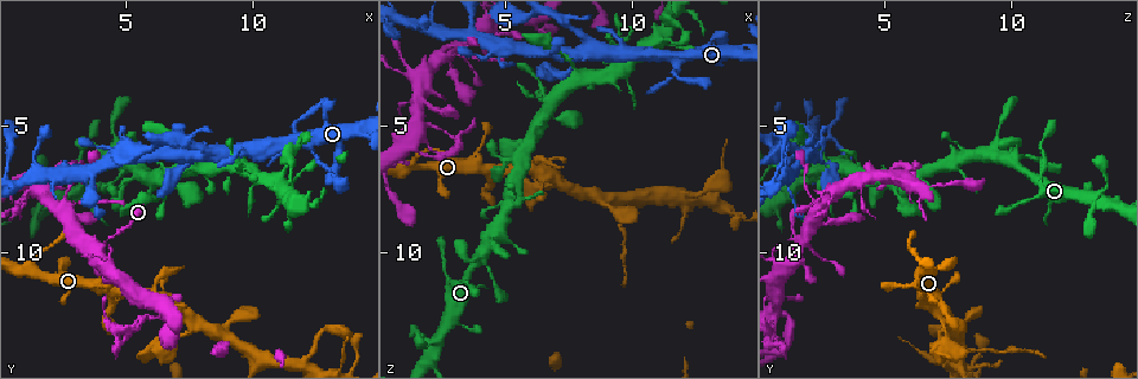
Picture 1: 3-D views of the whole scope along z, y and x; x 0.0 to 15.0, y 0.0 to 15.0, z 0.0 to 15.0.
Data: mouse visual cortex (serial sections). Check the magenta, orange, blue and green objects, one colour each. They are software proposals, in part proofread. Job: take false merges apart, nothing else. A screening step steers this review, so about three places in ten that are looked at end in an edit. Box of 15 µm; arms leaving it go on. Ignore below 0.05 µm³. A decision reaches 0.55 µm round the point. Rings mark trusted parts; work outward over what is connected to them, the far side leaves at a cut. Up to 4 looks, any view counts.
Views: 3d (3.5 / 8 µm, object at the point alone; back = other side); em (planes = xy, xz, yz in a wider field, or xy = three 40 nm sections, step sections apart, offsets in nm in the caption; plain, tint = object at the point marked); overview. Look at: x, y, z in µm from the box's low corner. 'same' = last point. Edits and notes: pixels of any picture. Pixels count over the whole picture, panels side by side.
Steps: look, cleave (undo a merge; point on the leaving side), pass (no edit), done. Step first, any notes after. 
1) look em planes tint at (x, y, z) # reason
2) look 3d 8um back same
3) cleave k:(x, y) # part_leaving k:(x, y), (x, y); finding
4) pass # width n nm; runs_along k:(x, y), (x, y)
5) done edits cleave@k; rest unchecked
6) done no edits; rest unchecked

look 3d 8um at (6.1, 11.6, 6.5) # arms part here

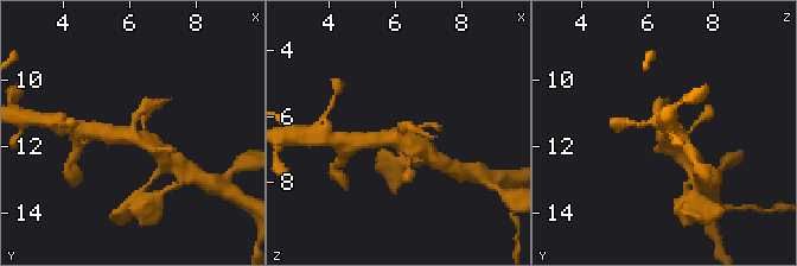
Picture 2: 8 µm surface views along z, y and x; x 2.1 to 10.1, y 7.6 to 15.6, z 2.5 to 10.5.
look em planes tint at (6.2, 11.5, 6.3) # now the EM

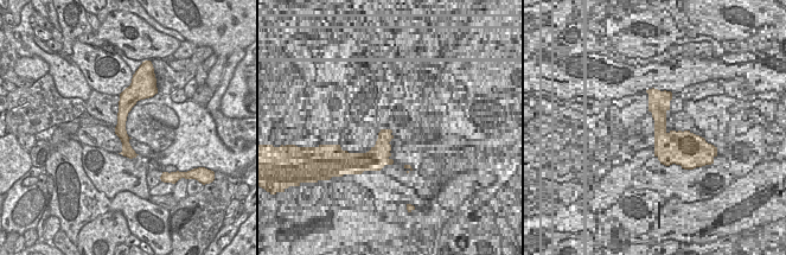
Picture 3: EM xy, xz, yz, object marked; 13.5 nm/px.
pass # continuous, no second cell

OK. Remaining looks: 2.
look 3d 3.5um at (3.9, 9.8, 1.5) # narrows sharply

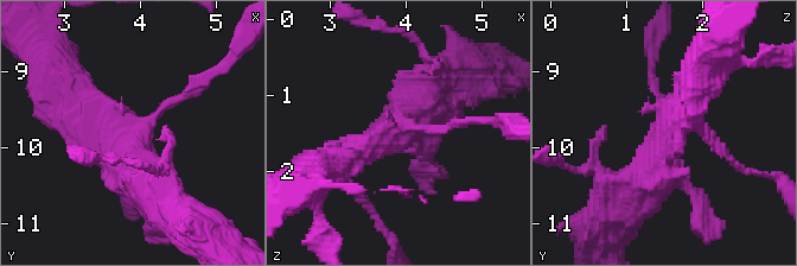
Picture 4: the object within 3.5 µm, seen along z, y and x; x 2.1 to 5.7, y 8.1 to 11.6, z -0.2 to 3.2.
look em xy step 3 tint at (3.95, 9.80, 1.45) # arms 4; arm_widths 150, 200, 400, 600 nm; shape alone is not enough

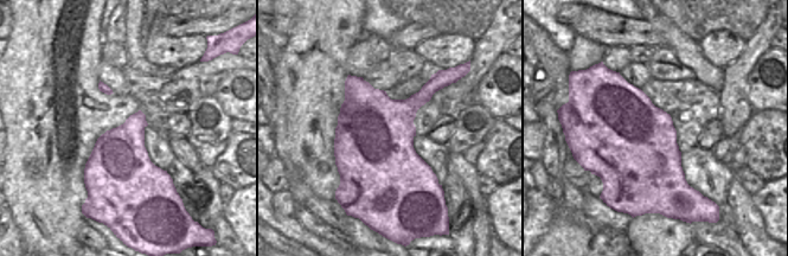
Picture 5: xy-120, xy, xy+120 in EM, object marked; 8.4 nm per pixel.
pass # runs_along 4:(460, 124), (409, 126), (340, 163); all the same cell

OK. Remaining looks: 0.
done no edits; rest unchecked

